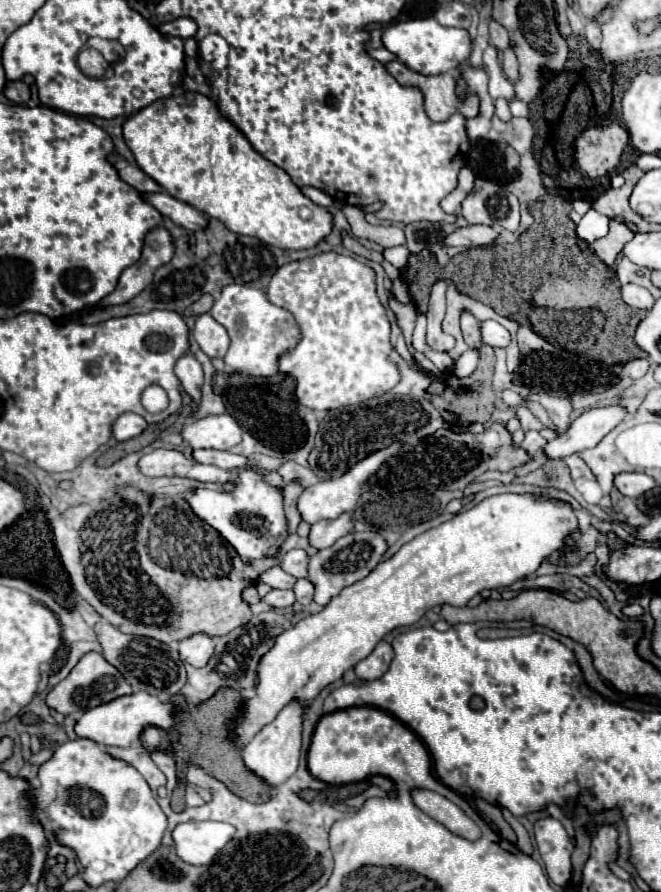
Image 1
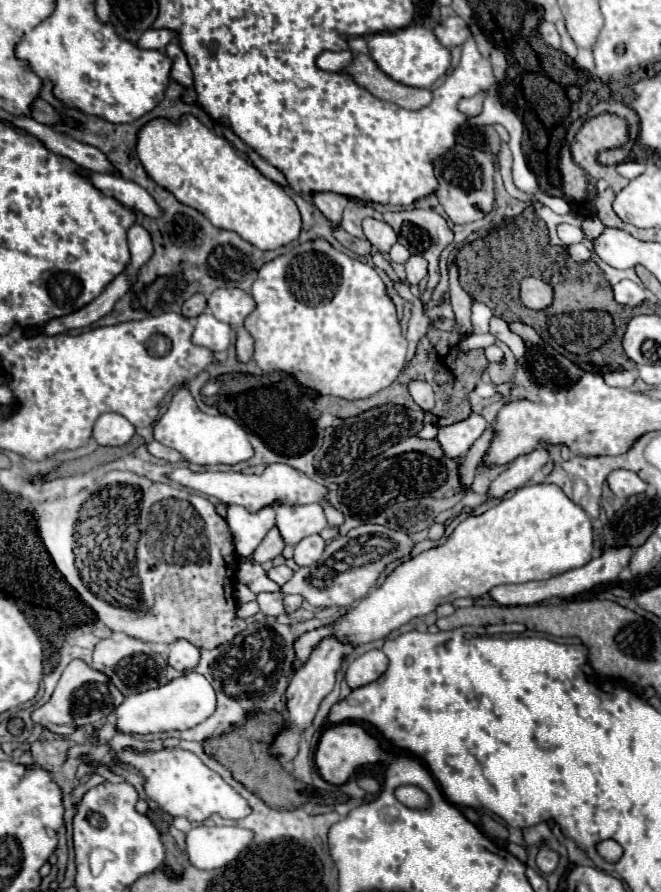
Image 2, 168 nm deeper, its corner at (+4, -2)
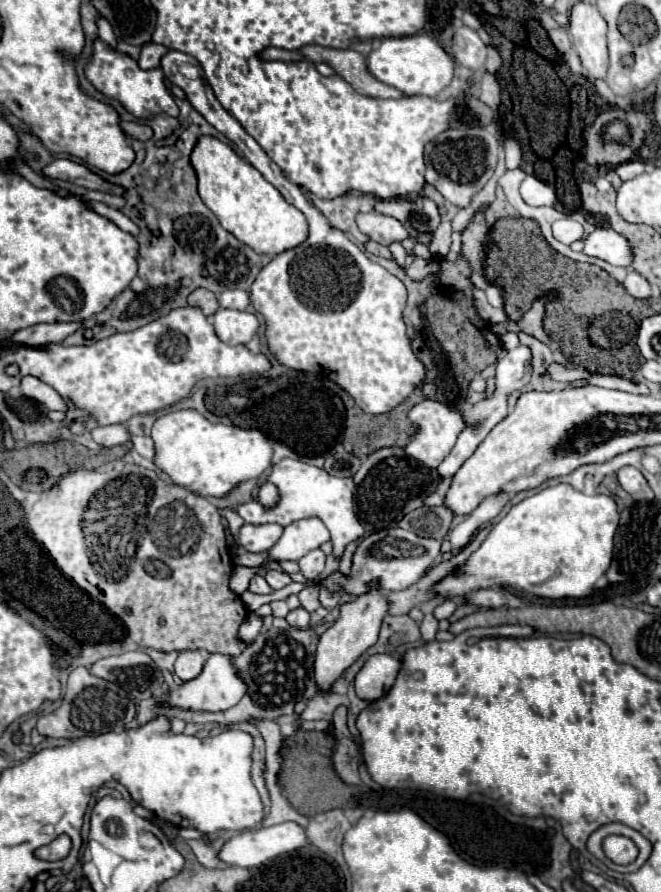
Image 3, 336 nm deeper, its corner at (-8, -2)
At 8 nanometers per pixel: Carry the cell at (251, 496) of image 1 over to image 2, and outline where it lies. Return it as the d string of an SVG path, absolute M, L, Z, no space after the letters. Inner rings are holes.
M228 506L228 526L242 558L250 558L268 530L274 526L274 508L264 506L258 512L248 512L244 506Z

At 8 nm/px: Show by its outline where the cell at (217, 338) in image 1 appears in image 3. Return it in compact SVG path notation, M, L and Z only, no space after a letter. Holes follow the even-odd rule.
M220 308L212 320L214 320L214 330L218 338L230 346L248 344L260 328L258 316L246 310Z

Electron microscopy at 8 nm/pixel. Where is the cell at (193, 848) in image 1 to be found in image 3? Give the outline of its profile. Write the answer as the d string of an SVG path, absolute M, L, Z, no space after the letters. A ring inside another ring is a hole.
M282 822L270 828L244 830L230 838L220 850L220 860L232 866L260 866L282 854L296 852L308 844L306 830L296 822Z

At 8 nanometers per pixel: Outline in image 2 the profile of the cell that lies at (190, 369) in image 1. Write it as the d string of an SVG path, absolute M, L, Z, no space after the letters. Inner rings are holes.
M182 384L178 388L178 392L174 394L166 414L160 416L160 420L156 420L154 438L158 442L162 442L164 446L170 446L170 448L182 452L188 462L194 462L198 466L220 464L220 462L236 464L236 462L248 460L254 454L254 450L252 450L252 446L246 438L246 432L230 417L219 412L216 415L202 412L196 406L196 402L190 394L190 388L186 384Z

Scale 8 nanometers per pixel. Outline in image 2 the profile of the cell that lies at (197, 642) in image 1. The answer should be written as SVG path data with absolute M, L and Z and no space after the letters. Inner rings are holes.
M176 640L170 644L170 654L168 654L168 664L180 672L190 672L198 666L200 662L200 648L190 644L188 640Z

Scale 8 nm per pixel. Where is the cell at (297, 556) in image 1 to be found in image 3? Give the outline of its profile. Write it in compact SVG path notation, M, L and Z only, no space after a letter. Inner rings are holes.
M274 570L266 572L266 574L264 574L264 578L266 578L266 582L268 582L268 586L270 586L272 590L284 588L284 586L288 586L288 584L292 582L292 580L290 580L290 576L288 576L286 572L274 572Z

